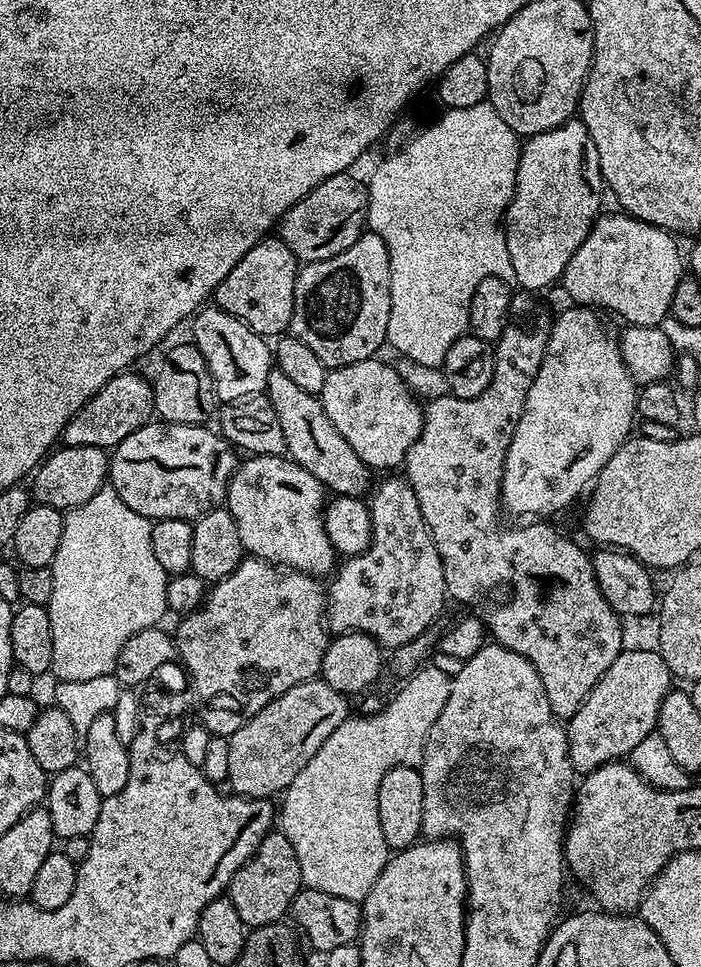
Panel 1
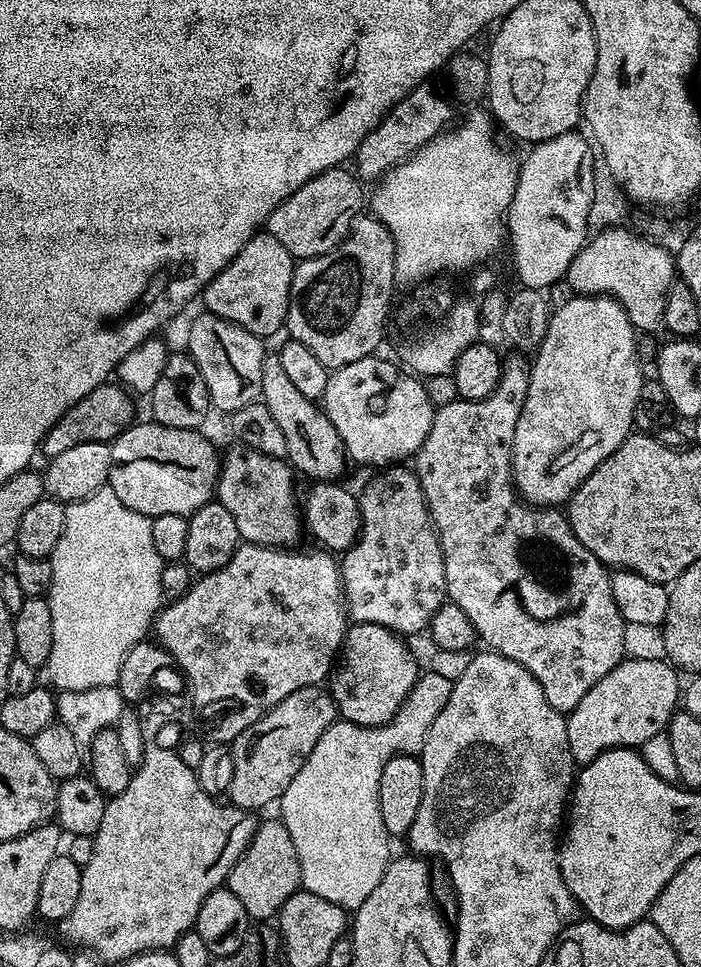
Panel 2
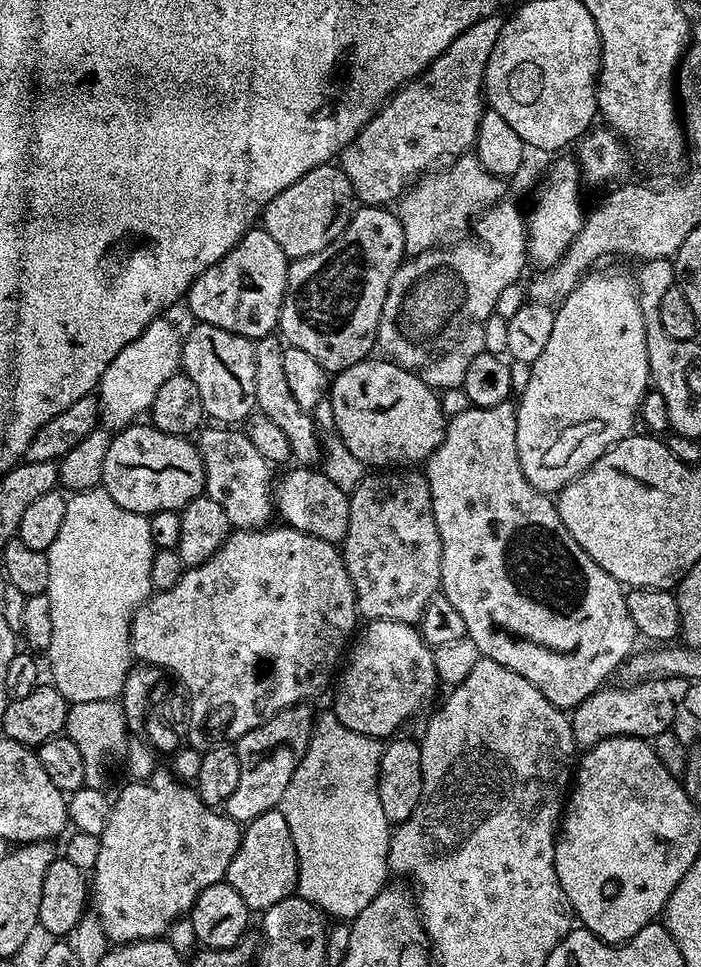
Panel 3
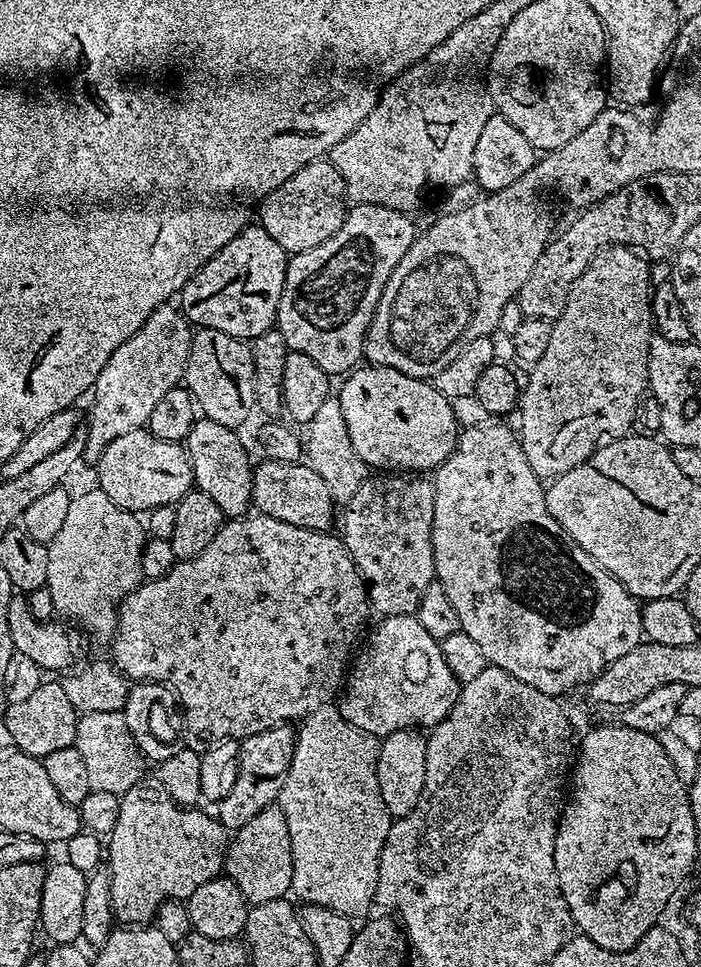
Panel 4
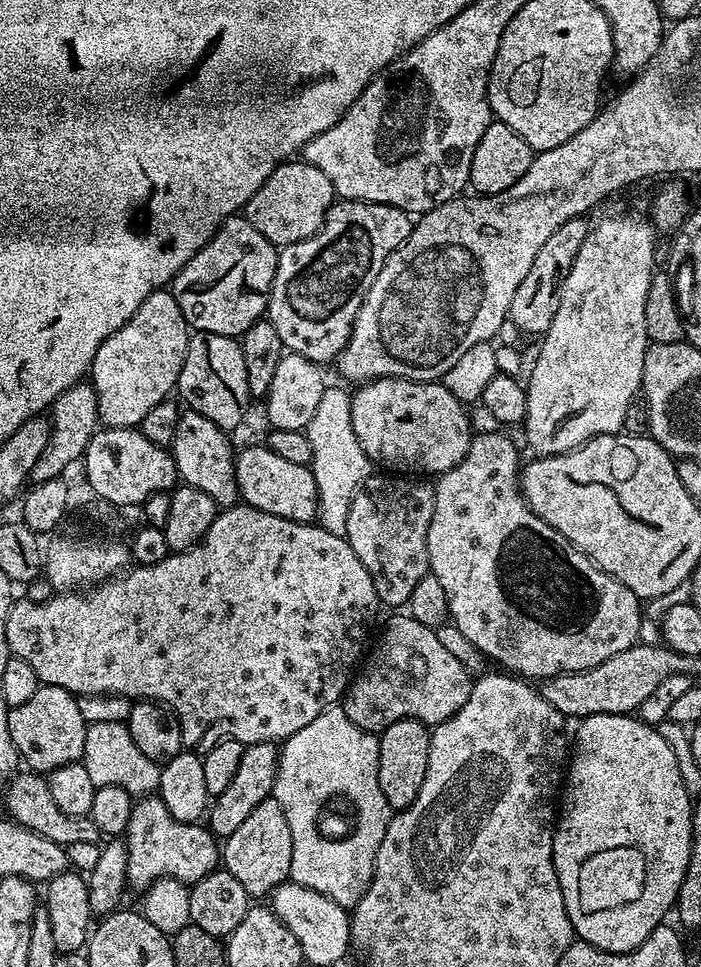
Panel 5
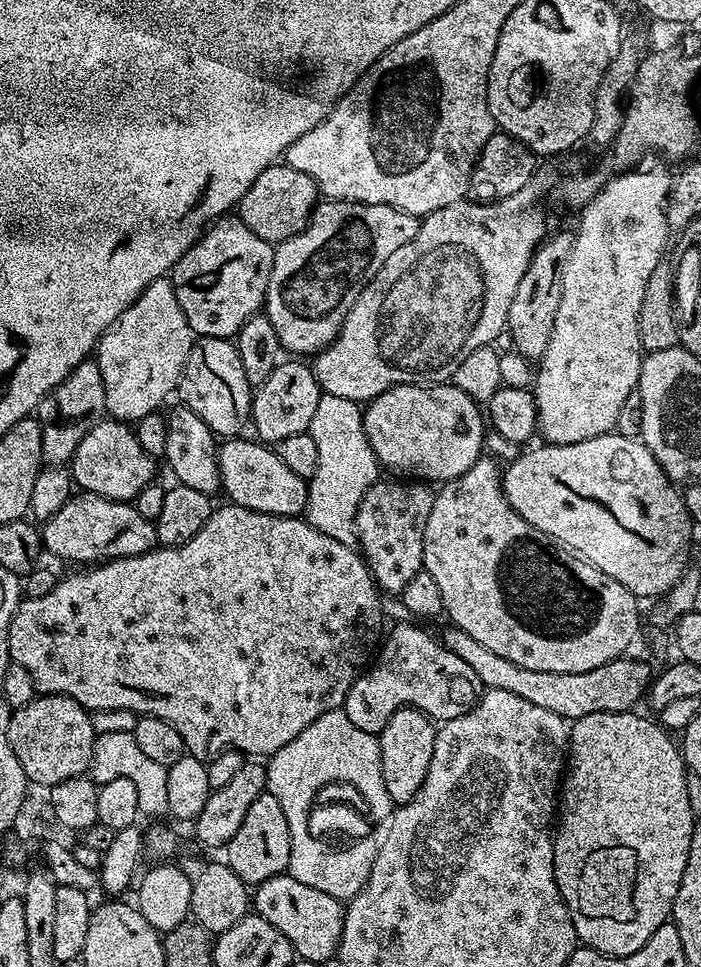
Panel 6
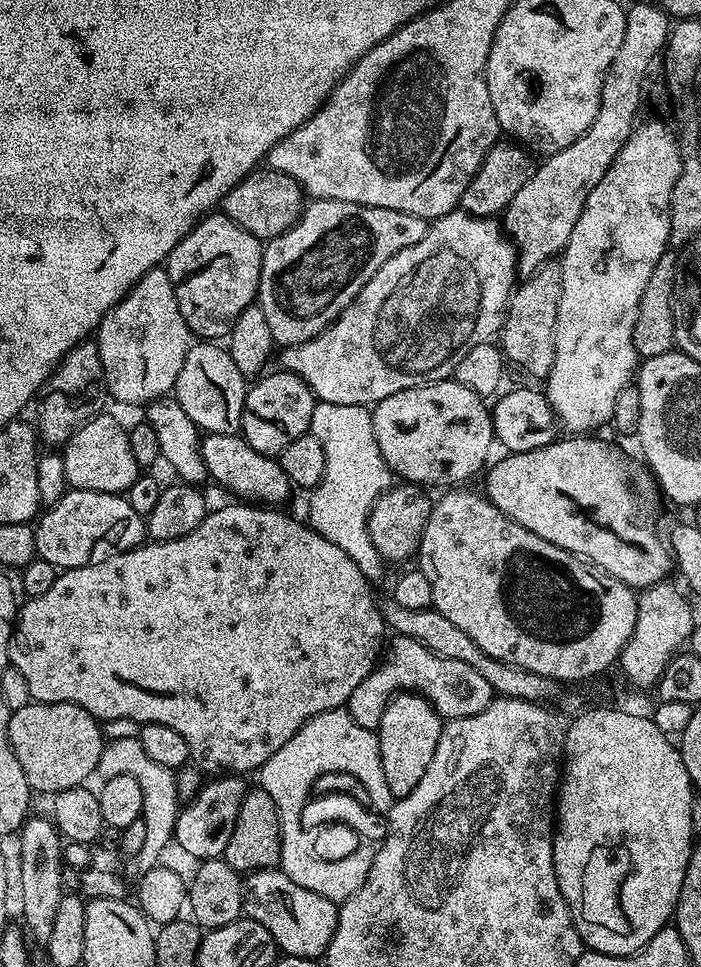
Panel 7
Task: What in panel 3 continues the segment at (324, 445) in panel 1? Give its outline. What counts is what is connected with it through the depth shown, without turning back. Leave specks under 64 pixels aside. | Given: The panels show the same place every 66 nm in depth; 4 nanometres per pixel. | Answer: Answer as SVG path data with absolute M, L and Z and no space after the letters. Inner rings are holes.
M279 335L264 336L254 343L254 394L255 407L266 418L271 418L286 434L290 442L292 460L300 466L316 466L322 460L322 436L316 421L305 409L294 402L294 394L290 394L290 386L286 382L286 370L282 370L282 358L285 345Z

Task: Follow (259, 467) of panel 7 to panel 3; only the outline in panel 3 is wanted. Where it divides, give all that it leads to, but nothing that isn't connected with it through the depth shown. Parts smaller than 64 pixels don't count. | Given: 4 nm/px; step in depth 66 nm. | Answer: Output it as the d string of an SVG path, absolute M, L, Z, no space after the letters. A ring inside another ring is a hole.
M296 466L280 477L273 485L273 507L287 527L308 533L323 541L341 543L349 529L349 493L330 481L321 469L312 466Z

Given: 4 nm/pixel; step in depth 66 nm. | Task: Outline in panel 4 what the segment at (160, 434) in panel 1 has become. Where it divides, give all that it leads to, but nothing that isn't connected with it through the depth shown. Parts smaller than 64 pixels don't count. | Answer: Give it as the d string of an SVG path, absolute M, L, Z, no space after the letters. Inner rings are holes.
M147 427L135 428L110 442L95 465L98 487L119 508L137 514L170 504L175 506L186 493L193 491L192 467L187 447L174 440L158 438Z

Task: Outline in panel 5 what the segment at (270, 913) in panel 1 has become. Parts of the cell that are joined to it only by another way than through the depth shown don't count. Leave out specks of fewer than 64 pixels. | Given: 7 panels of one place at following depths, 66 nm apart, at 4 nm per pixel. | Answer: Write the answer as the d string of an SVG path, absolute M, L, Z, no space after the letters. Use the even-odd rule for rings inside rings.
M269 798L260 802L251 812L250 818L246 818L246 822L242 822L242 826L238 826L238 830L234 830L234 834L223 841L222 868L234 874L234 879L250 898L268 898L279 884L289 883L293 854L294 842L290 838L286 814L282 814L282 806L278 806L275 798Z

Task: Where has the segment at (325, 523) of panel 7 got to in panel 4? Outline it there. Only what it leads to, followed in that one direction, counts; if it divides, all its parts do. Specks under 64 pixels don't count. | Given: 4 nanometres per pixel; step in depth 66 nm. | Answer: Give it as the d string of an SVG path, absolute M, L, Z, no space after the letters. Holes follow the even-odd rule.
M330 394L326 402L322 402L314 418L310 418L306 432L308 437L305 435L302 440L306 463L326 482L333 501L340 506L347 504L350 498L354 498L354 490L358 490L358 486L362 486L362 482L368 479L370 469L366 462L362 462L362 458L358 458L354 445L350 443L346 417L342 415L342 406L335 395Z

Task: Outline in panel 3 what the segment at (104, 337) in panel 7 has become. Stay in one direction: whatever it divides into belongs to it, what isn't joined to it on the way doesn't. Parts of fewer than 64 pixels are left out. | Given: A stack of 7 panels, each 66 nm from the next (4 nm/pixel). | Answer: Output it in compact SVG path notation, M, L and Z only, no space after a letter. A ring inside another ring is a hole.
M157 318L150 322L142 334L134 342L130 342L106 366L106 374L102 374L98 385L98 399L102 413L103 426L97 426L78 446L74 446L59 461L60 479L58 481L61 489L75 494L85 492L88 488L95 488L101 483L102 462L106 458L108 444L112 441L114 432L133 422L139 421L140 416L151 409L154 402L154 394L158 394L162 382L166 378L177 375L181 367L180 350L182 347L182 332L179 332L170 321L165 318Z

